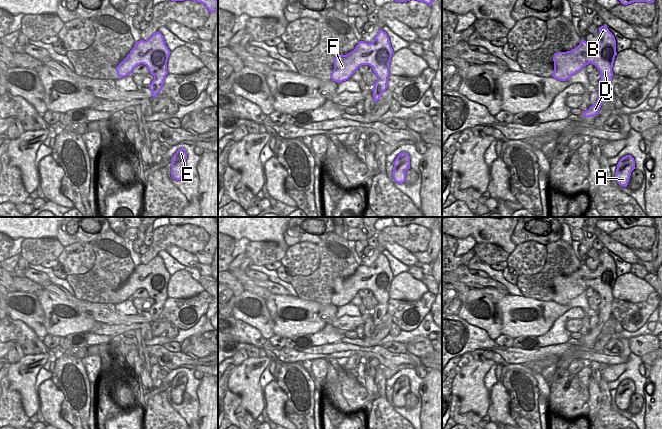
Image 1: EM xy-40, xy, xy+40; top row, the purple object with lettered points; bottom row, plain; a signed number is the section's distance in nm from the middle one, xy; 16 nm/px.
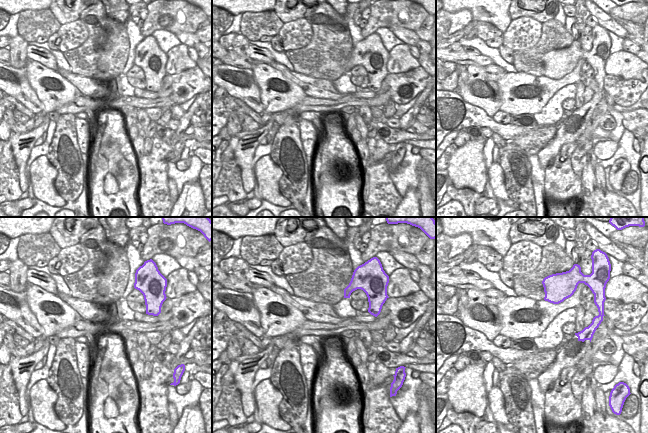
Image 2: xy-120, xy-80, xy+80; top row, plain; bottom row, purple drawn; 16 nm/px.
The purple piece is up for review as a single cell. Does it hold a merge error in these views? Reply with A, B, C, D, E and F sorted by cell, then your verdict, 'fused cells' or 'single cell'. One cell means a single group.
groups A B C D E F; single cell

